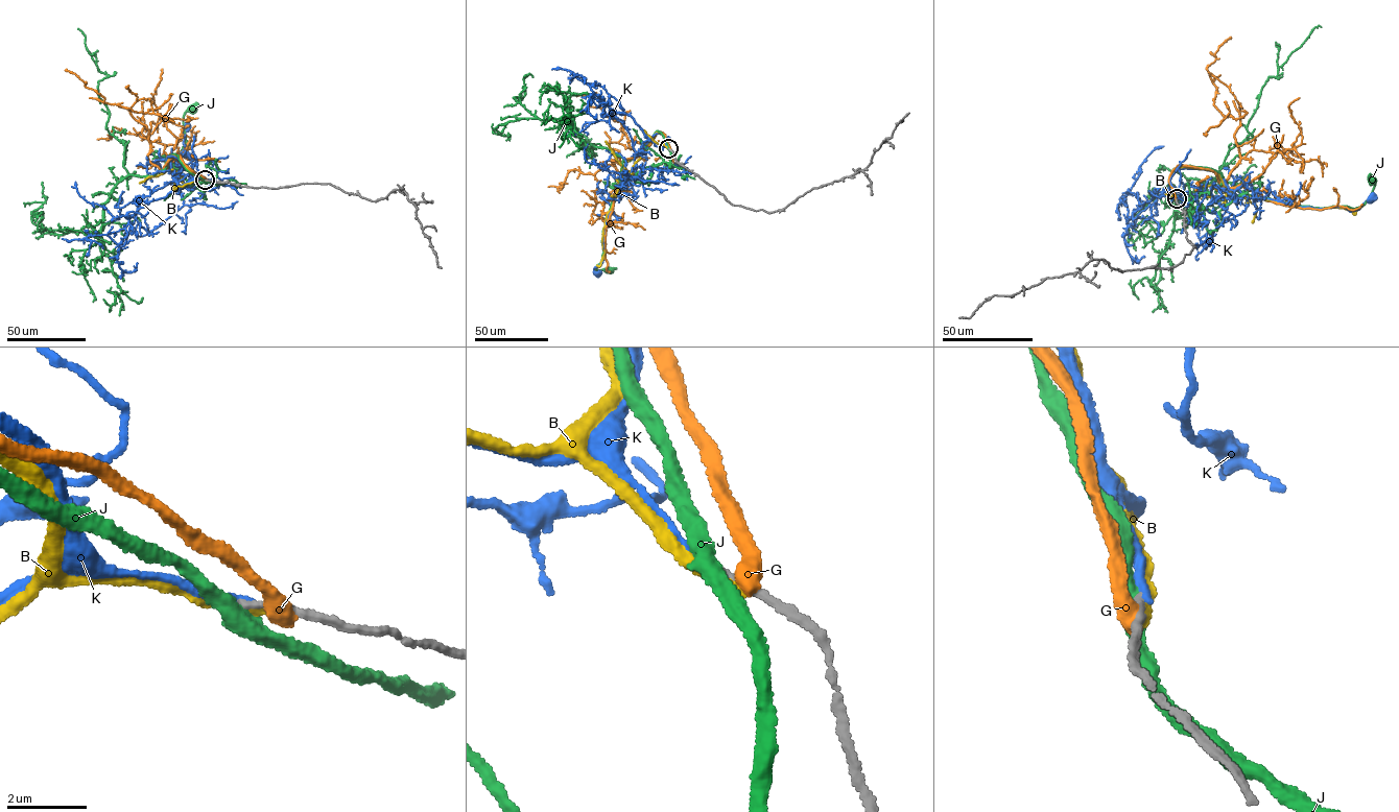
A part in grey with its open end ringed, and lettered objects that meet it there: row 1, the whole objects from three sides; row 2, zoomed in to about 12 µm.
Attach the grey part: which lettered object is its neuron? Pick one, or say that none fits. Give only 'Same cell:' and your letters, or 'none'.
Same cell: K

